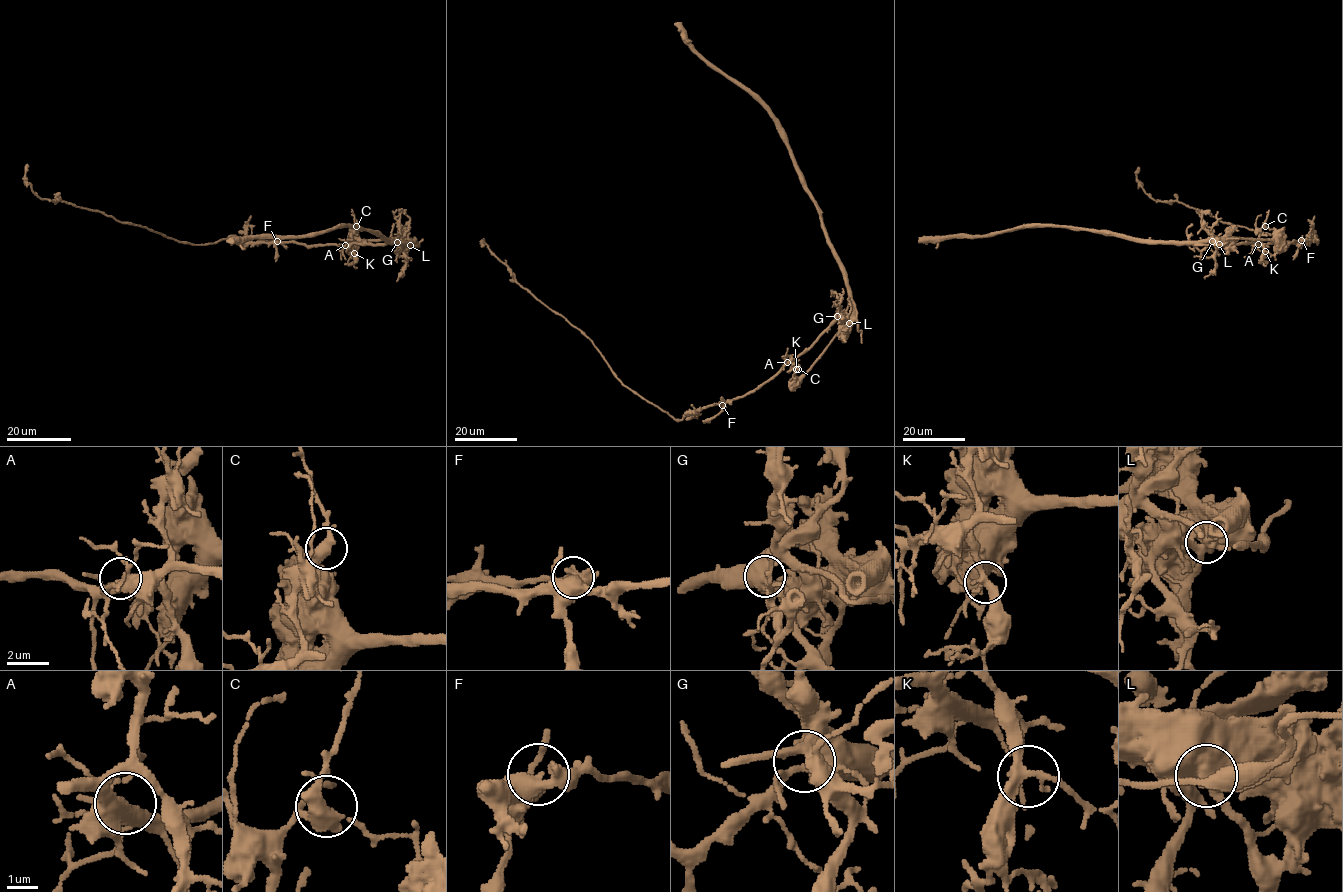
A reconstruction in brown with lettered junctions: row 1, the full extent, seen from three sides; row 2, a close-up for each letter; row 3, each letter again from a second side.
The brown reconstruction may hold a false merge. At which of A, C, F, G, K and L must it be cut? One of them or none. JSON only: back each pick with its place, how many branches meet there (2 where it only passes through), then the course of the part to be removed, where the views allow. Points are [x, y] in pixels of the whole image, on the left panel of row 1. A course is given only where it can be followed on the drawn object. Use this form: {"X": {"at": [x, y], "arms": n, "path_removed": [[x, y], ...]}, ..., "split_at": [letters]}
{"L": {"at": [410, 245], "arms": 5, "path_removed": [[410, 245], [398, 240], [243, 243], [234, 236], [180, 242], [100, 211], [41, 199], [27, 181], [28, 164]]}, "split_at": ["L"]}

